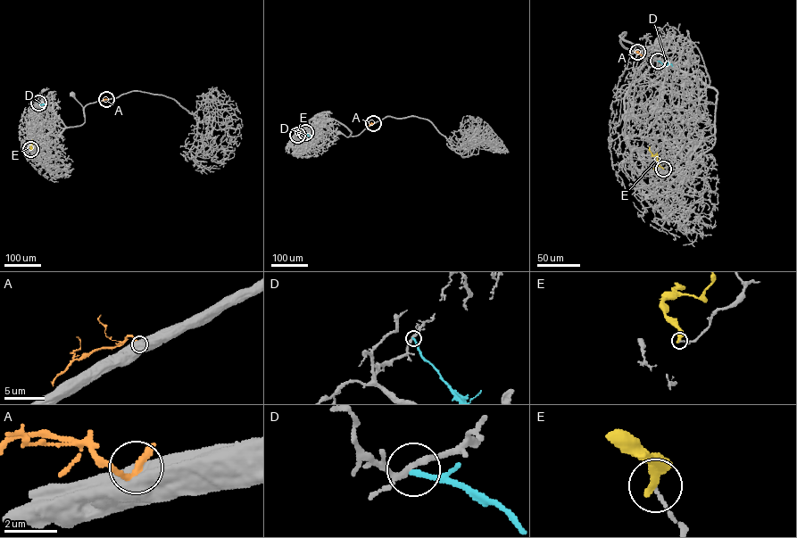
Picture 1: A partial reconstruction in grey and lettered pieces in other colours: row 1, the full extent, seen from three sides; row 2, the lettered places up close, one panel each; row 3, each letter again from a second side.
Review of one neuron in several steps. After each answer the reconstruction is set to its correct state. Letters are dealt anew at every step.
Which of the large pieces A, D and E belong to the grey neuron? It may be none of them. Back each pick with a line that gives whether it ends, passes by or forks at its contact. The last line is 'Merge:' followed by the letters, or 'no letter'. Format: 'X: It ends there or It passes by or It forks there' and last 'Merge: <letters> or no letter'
Merge: no letter

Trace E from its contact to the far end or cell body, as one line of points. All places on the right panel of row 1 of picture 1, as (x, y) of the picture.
E: (663, 169), (660, 166), (657, 153), (653, 155), (650, 146)

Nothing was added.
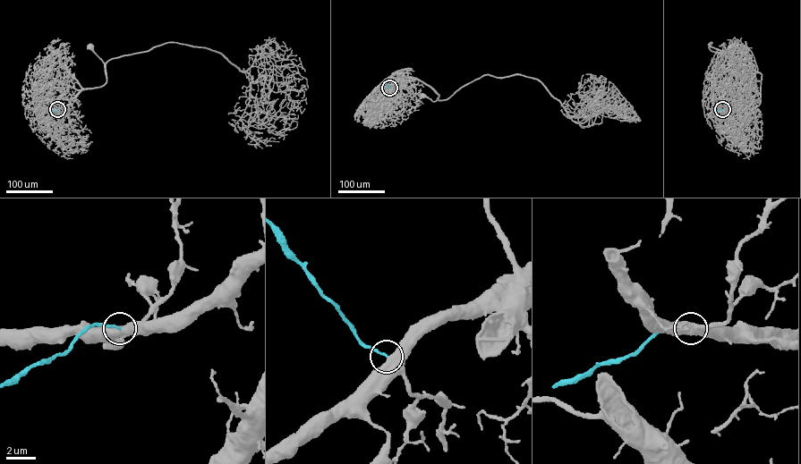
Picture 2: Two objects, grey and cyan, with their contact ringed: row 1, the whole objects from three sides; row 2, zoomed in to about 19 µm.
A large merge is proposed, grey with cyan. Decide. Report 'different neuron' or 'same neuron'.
same neuron

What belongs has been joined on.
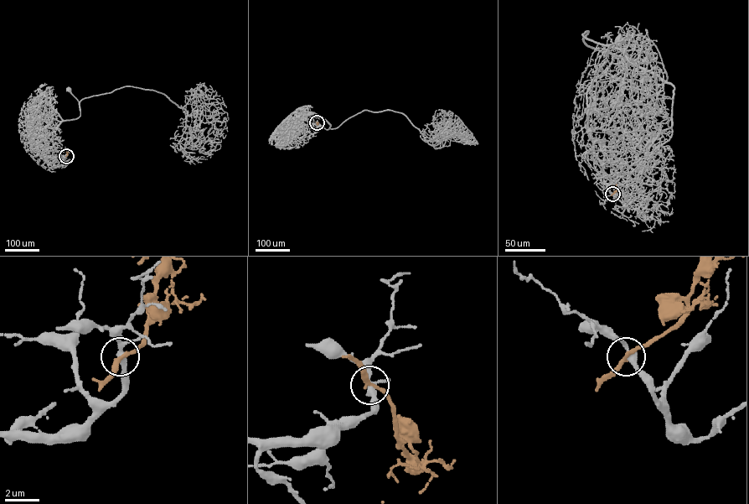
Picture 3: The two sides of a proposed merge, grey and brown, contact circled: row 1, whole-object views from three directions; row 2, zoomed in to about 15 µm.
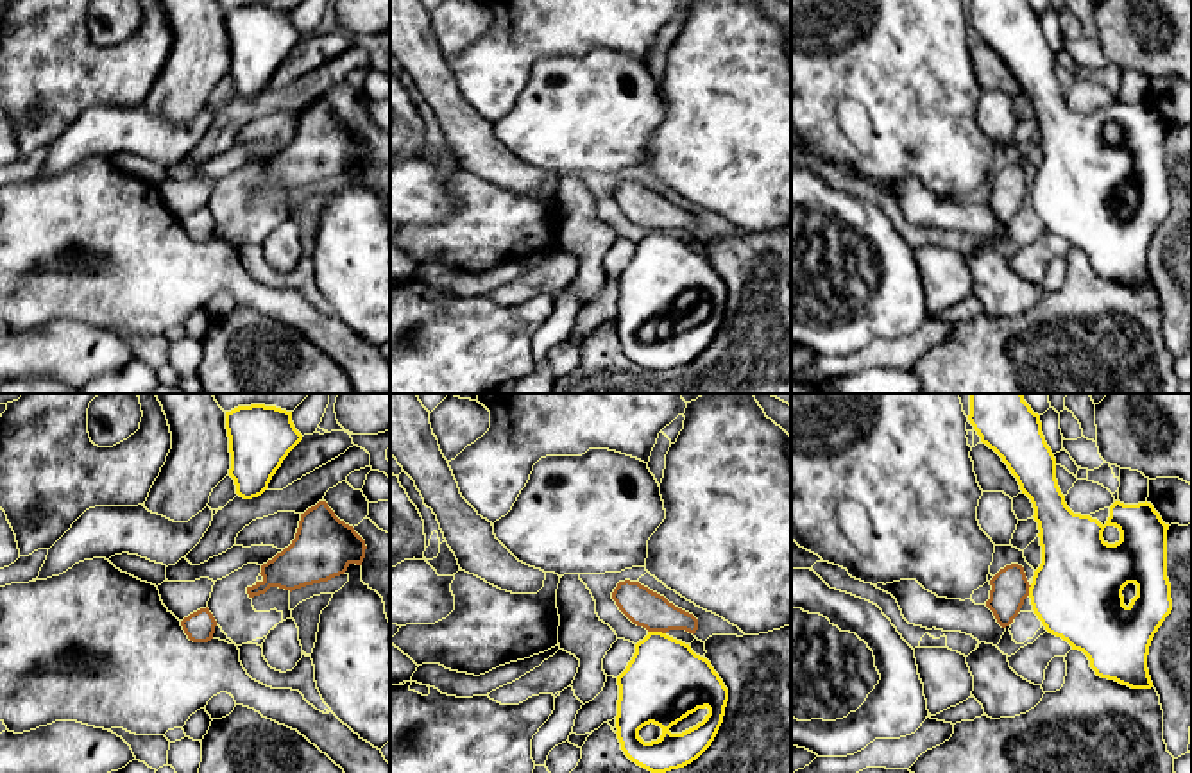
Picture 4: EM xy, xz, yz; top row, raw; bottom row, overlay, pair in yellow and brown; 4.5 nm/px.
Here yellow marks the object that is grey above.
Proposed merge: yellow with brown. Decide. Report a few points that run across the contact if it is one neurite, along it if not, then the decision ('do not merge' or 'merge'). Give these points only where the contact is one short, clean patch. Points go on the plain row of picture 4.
line xz (648, 229), (664, 233); do not merge

